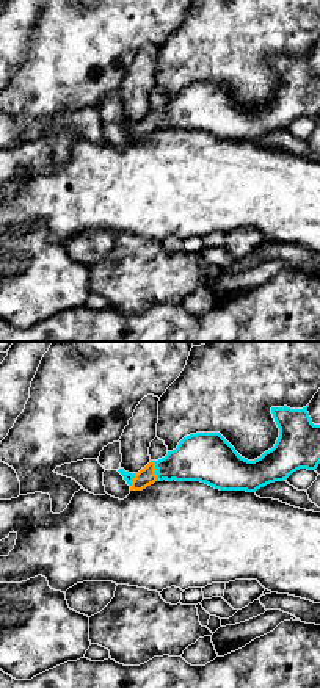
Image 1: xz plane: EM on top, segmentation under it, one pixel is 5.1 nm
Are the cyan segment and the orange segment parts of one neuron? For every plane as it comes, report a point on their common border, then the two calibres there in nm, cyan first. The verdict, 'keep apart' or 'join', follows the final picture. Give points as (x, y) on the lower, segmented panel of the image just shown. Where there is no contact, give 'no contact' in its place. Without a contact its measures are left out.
(156, 470) | 240/90 nm

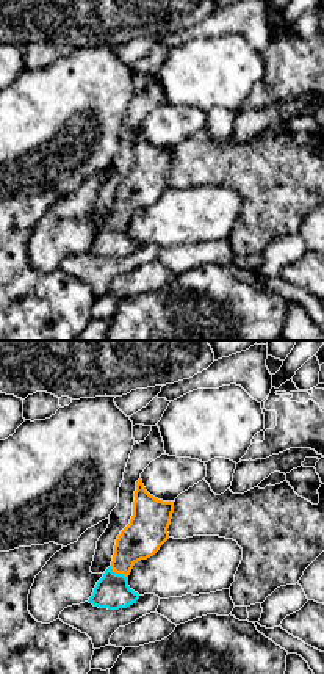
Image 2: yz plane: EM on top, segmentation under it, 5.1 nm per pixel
(119, 574) | 180/200 nm

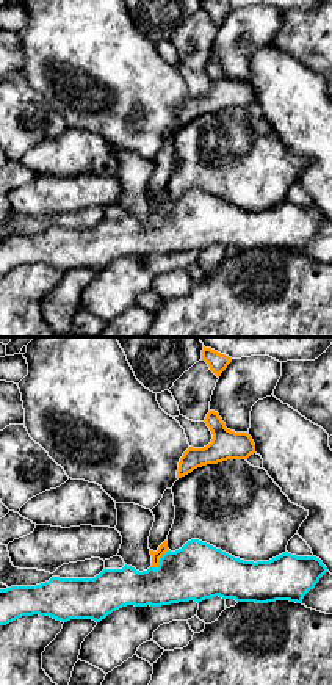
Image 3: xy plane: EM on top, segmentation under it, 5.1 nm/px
(160, 561) | 300/50 nm

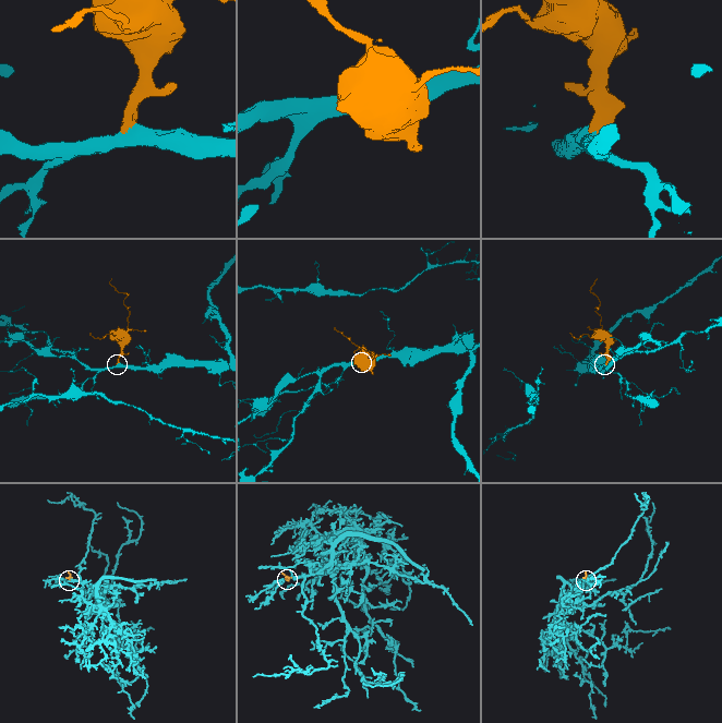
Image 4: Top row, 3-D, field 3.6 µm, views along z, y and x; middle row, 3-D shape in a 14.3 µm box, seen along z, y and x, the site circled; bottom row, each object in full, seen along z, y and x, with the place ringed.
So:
join

